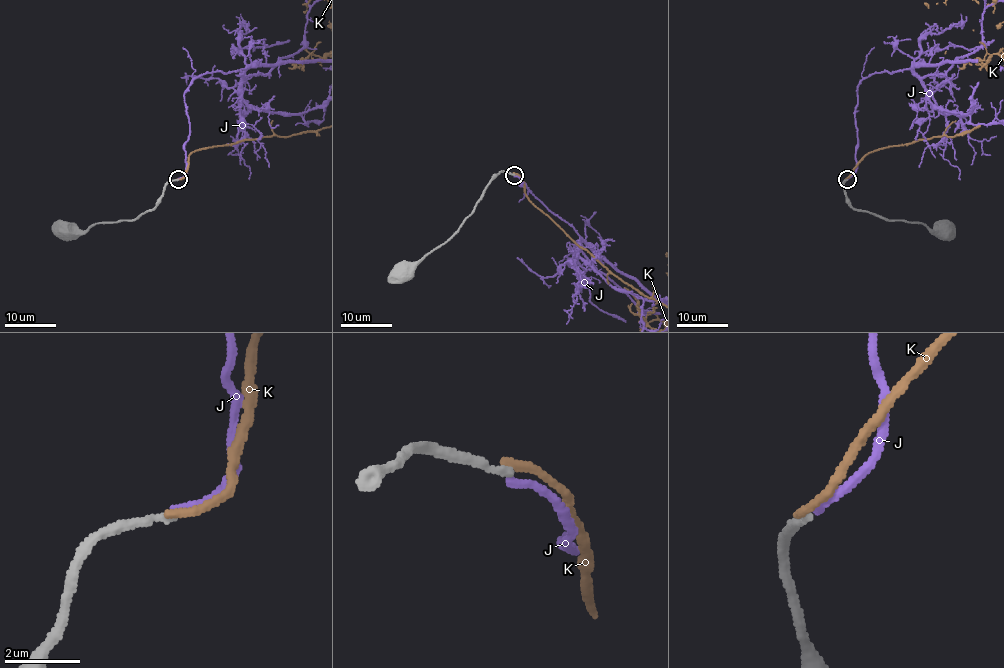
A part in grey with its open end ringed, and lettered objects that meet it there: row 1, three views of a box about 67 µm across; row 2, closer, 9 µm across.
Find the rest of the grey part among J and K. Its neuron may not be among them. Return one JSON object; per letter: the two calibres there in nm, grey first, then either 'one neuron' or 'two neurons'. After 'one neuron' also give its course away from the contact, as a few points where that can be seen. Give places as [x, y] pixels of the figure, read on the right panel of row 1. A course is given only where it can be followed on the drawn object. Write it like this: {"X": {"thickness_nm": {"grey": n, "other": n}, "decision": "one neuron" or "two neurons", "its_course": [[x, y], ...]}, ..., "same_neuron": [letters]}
{"J": {"thickness_nm": {"grey": 220, "other": 200}, "decision": "two neurons"}, "K": {"thickness_nm": {"grey": 240, "other": 240}, "decision": "two neurons"}, "same_neuron": []}

